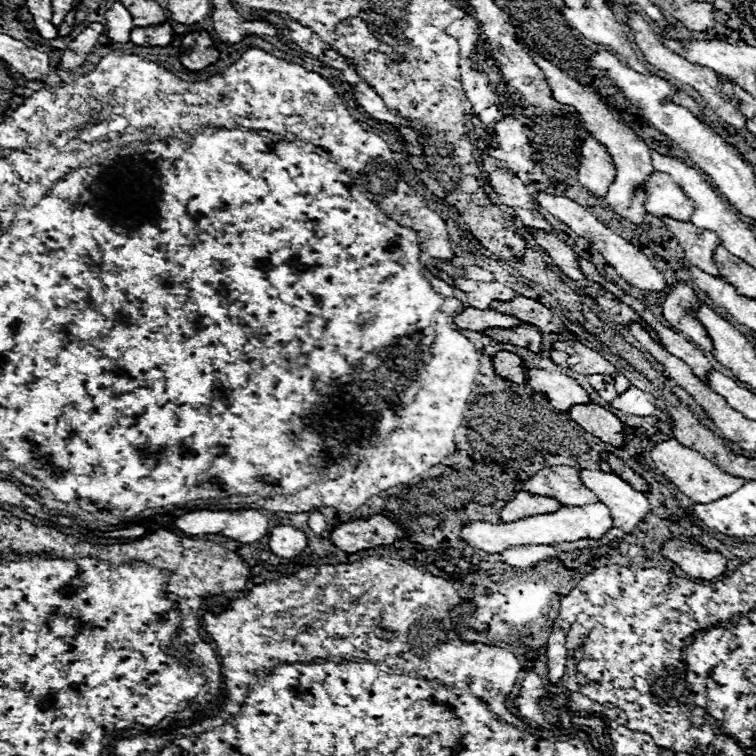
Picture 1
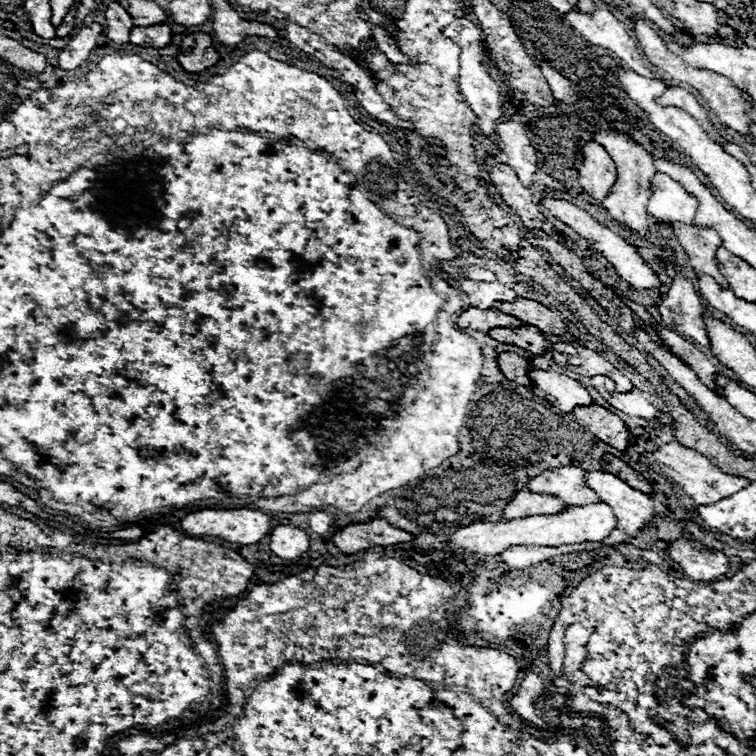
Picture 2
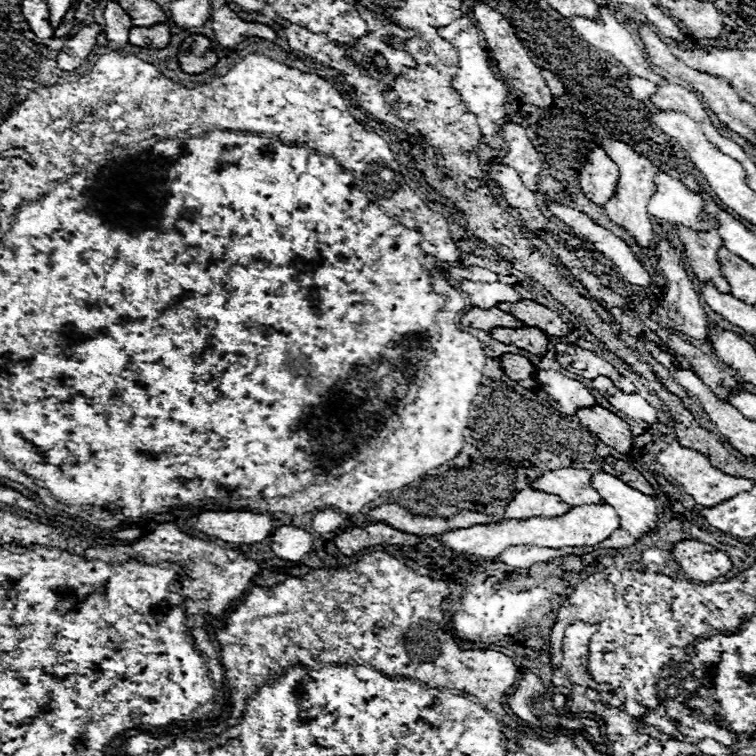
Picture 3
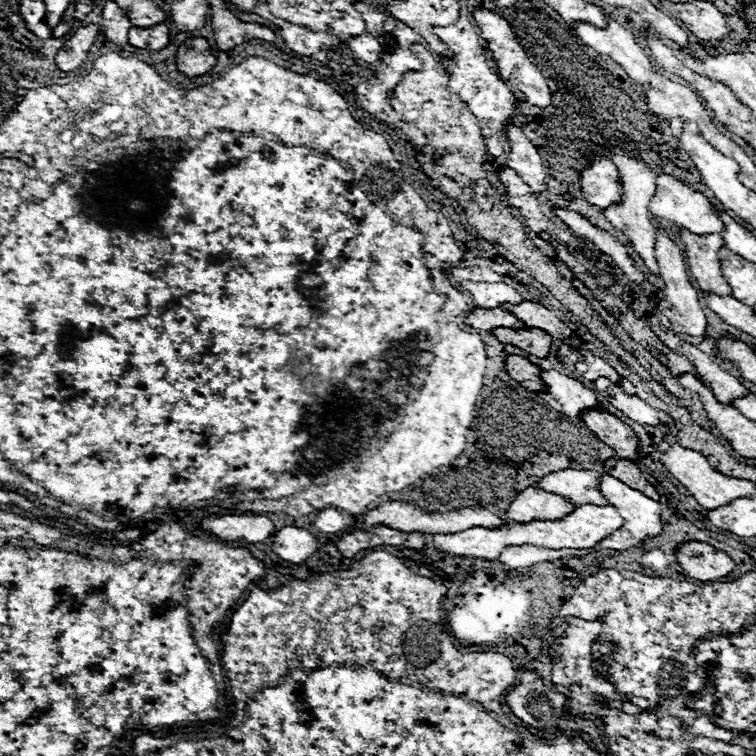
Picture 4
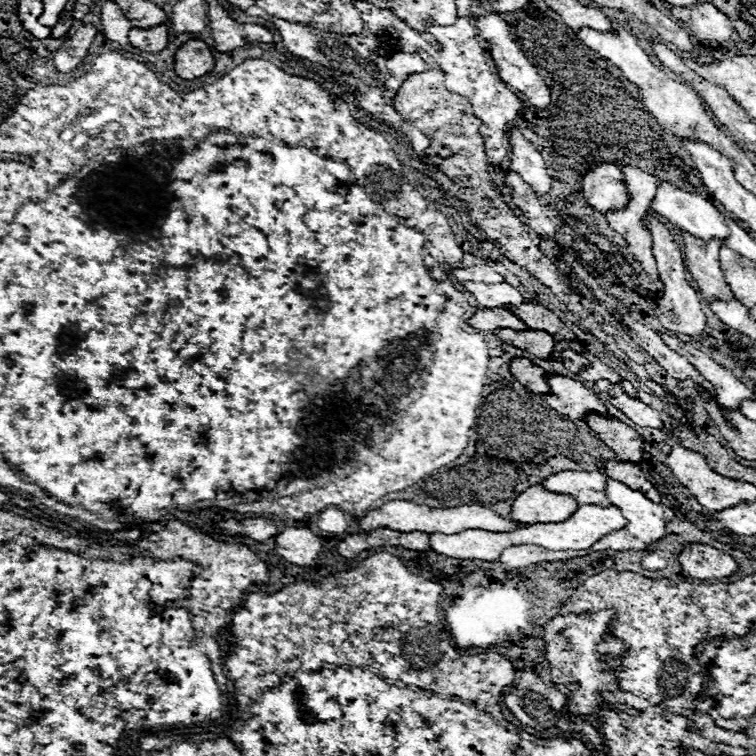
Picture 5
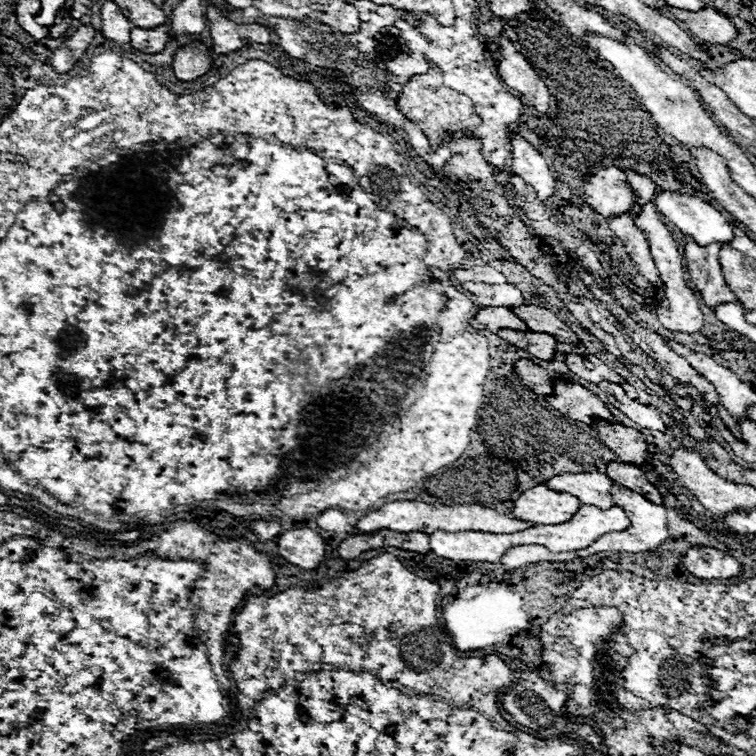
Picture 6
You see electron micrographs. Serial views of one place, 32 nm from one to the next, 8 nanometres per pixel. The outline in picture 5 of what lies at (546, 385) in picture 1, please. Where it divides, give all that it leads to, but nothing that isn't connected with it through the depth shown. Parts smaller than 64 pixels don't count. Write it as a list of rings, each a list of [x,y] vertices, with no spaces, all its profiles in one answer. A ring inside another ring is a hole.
[[[552,372],[546,376],[546,382],[550,386],[550,394],[546,394],[544,400],[550,404],[550,408],[558,410],[560,414],[578,420],[584,420],[588,412],[608,414],[600,398],[592,390],[584,388],[578,380]]]

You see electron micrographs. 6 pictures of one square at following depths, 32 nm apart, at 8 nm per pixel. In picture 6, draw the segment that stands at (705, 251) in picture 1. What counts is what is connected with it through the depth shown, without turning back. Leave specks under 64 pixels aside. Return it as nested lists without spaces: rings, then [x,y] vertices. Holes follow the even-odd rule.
[[[684,236],[684,260],[686,268],[702,296],[702,300],[712,308],[720,302],[738,302],[728,284],[724,282],[722,268],[718,262],[720,242],[712,242],[708,246],[696,244],[690,236]]]

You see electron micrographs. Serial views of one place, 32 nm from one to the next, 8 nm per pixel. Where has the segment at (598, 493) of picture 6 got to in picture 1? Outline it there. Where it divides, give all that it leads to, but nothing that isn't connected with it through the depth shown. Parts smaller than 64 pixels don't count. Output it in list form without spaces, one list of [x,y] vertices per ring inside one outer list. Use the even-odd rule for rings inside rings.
[[[548,466],[538,474],[530,476],[524,486],[524,492],[536,492],[540,496],[552,496],[564,506],[584,506],[598,502],[596,496],[584,488],[578,478],[578,470],[570,466]]]

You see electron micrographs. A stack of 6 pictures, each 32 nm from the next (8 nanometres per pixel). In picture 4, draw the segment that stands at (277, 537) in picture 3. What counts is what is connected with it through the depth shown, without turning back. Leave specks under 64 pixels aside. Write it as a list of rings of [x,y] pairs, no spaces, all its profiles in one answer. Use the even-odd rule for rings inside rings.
[[[284,526],[274,534],[272,550],[286,562],[302,564],[318,550],[318,544],[308,530],[296,526]]]

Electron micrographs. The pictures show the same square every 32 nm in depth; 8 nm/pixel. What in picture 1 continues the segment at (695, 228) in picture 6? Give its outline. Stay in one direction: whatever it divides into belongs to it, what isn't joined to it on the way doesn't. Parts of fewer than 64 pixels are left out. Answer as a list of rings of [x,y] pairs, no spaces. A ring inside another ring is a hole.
[[[652,172],[642,186],[646,194],[644,208],[654,216],[670,216],[676,220],[690,220],[694,210],[692,200],[684,196],[680,186],[664,172]]]

